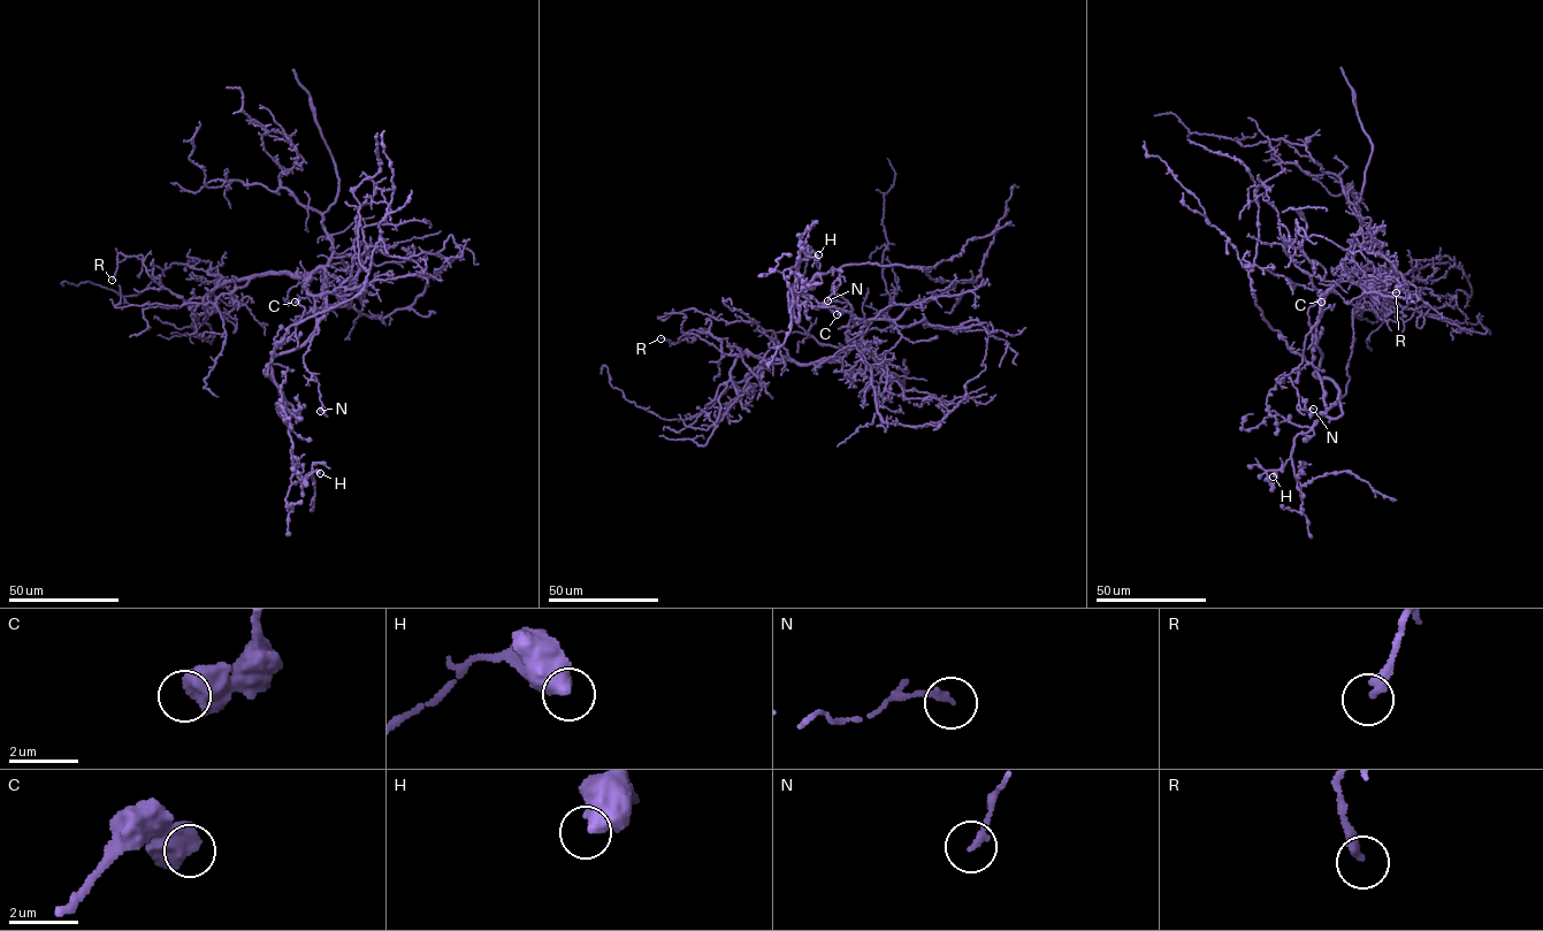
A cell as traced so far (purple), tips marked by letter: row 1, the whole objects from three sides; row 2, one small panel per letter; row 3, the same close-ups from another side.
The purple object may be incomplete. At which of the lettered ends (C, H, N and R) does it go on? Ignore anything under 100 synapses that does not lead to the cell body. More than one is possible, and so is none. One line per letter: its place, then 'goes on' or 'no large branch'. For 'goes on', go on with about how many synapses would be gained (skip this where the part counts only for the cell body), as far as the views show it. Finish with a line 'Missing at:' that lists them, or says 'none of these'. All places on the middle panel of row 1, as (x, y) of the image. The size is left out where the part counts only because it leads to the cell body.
C: at (837, 314); no large branch
H: at (818, 254); no large branch
N: at (827, 300); no large branch
R: at (661, 338); no large branch
Missing at: none of these

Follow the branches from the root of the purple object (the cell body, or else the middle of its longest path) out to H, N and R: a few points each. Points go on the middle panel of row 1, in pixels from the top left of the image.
H: (811, 306), (791, 291), (788, 294), (792, 317), (797, 244), (808, 257), (818, 254)
N: (811, 306), (852, 310), (847, 300), (831, 291), (838, 280), (839, 285), (827, 300)
R: (811, 306), (850, 313), (855, 345), (800, 364), (725, 355), (700, 328), (674, 344), (661, 338)

